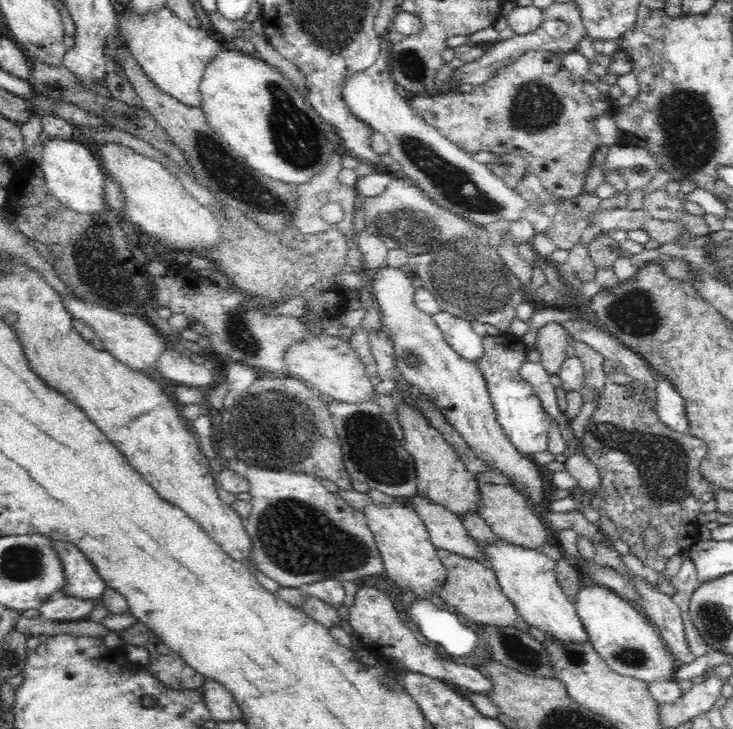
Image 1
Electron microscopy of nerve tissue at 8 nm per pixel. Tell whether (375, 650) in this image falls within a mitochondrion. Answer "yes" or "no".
no

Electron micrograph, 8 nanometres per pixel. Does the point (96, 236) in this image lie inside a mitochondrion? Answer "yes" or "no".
yes

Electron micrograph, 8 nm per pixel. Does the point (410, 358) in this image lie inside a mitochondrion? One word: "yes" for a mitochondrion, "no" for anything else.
yes

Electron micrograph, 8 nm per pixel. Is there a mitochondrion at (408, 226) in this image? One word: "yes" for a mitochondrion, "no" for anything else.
yes

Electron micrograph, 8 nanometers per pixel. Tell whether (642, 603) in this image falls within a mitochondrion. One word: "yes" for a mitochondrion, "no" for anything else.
no

